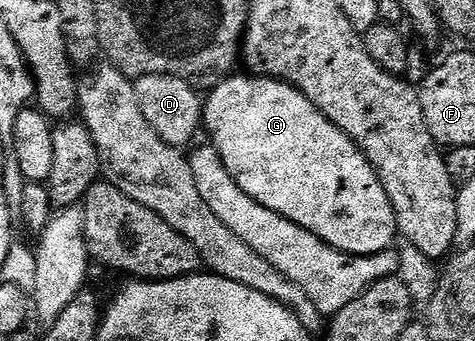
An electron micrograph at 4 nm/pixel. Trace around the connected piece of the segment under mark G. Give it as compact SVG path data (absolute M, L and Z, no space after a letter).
M231 74L214 88L209 89L202 109L205 135L206 132L210 135L209 143L220 154L220 158L224 162L228 174L232 174L236 186L240 186L240 190L244 190L244 194L248 194L248 198L256 198L256 202L260 202L260 206L268 206L268 210L276 210L276 214L288 218L288 222L296 222L296 226L304 226L304 230L316 234L316 238L328 242L328 246L341 252L347 252L353 256L371 256L391 247L395 243L393 240L396 240L398 230L394 221L392 202L388 202L388 194L384 194L384 186L380 182L376 170L372 170L368 158L354 145L352 138L348 138L348 134L341 132L332 122L328 122L328 118L324 118L324 114L320 114L320 110L316 110L316 106L312 106L312 102L308 102L308 98L304 98L304 94L300 94L300 90L296 90L291 84L285 84L283 80L273 80L270 76L238 75Z

